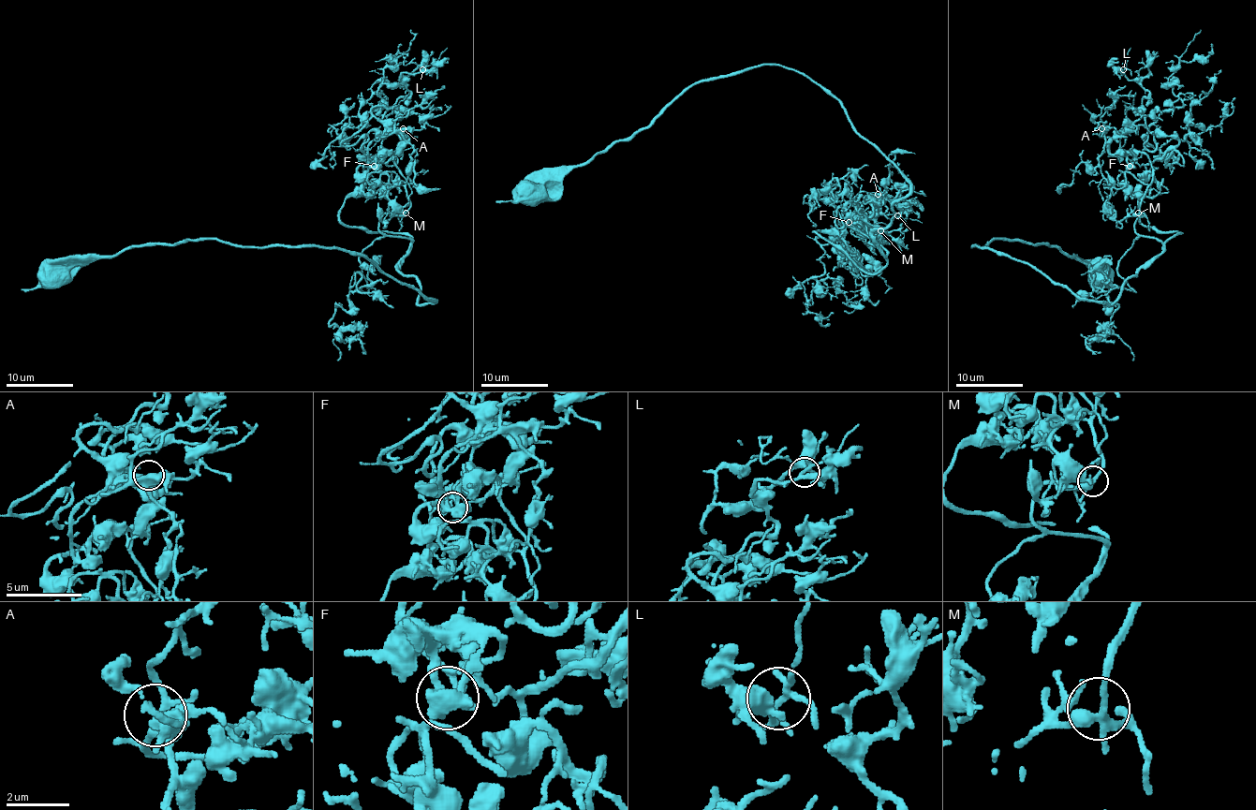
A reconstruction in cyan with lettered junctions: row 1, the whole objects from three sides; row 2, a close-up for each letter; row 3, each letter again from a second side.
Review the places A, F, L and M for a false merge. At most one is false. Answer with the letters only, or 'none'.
none

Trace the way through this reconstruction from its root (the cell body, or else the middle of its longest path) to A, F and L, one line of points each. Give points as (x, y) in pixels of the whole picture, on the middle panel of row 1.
A: (526, 188), (695, 83), (783, 66), (909, 185), (872, 232), (886, 255), (853, 228), (880, 244), (878, 194)
F: (526, 188), (695, 83), (783, 66), (909, 185), (872, 232), (886, 255), (853, 228), (884, 232), (849, 222)
L: (526, 188), (695, 83), (783, 66), (909, 185), (872, 232), (886, 255), (845, 222), (884, 241), (897, 215)

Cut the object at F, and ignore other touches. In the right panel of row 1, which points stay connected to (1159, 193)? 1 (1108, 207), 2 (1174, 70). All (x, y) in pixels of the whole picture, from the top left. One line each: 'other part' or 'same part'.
1: same part
2: same part

